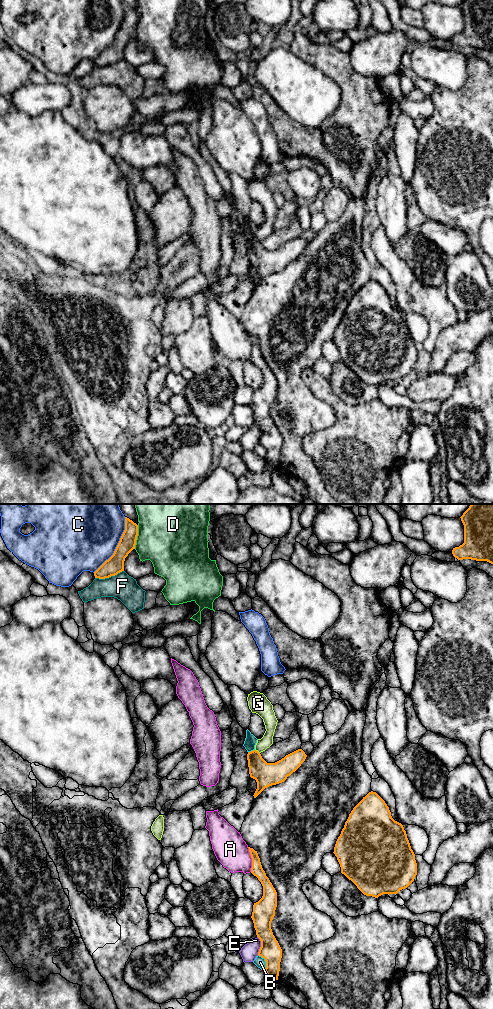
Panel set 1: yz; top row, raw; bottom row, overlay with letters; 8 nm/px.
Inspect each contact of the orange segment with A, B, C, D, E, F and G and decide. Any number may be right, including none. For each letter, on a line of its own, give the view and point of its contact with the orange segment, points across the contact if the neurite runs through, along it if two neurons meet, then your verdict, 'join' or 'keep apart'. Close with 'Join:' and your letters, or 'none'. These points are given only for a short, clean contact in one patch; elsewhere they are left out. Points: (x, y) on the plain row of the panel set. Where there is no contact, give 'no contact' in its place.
A: yz (252, 347) | keep apart
B: yz (265, 448) | keep apart
C: yz (117, 33) | keep apart
D: yz (136, 25) | keep apart
E: yz (261, 433) | keep apart
F: yz (109, 64) | keep apart
G: yz (257, 239) | along yz (255, 237), (259, 241) | keep apart
Join: none

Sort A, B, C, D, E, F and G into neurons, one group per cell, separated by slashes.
A / B / C / D / E / F / G

